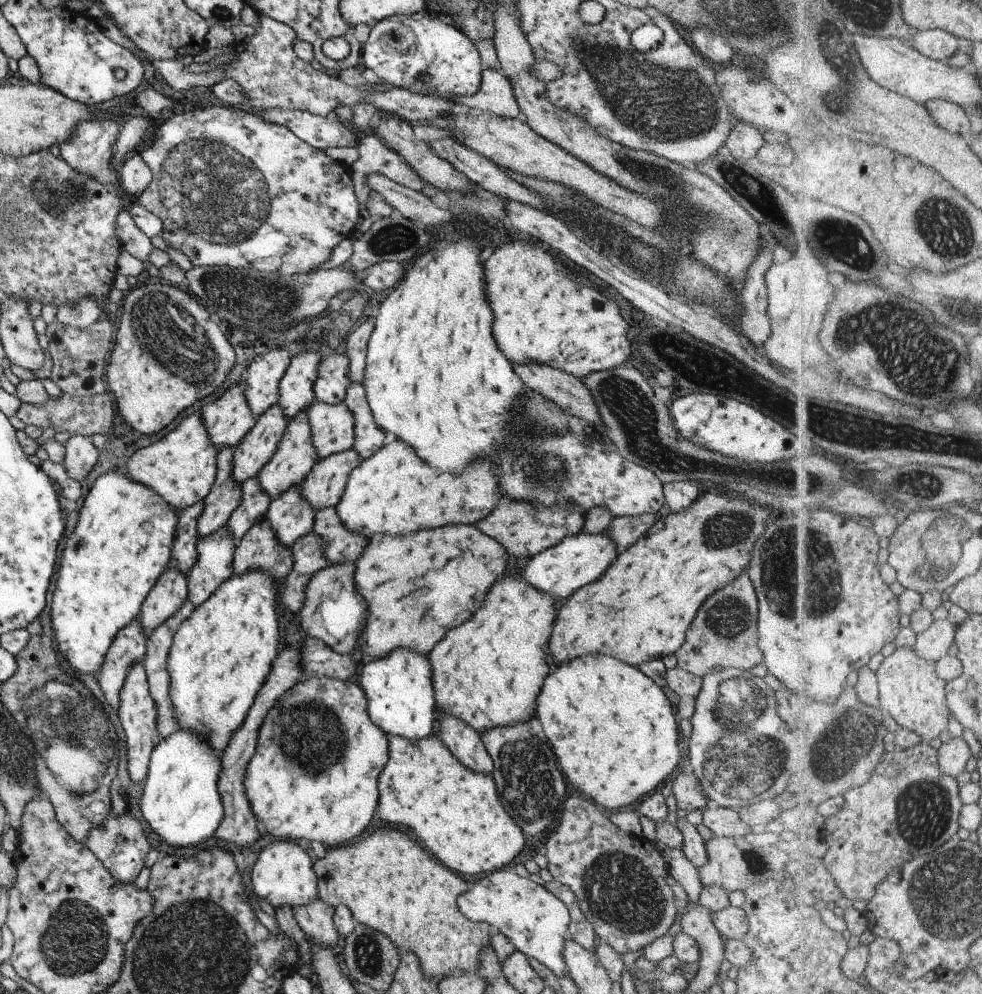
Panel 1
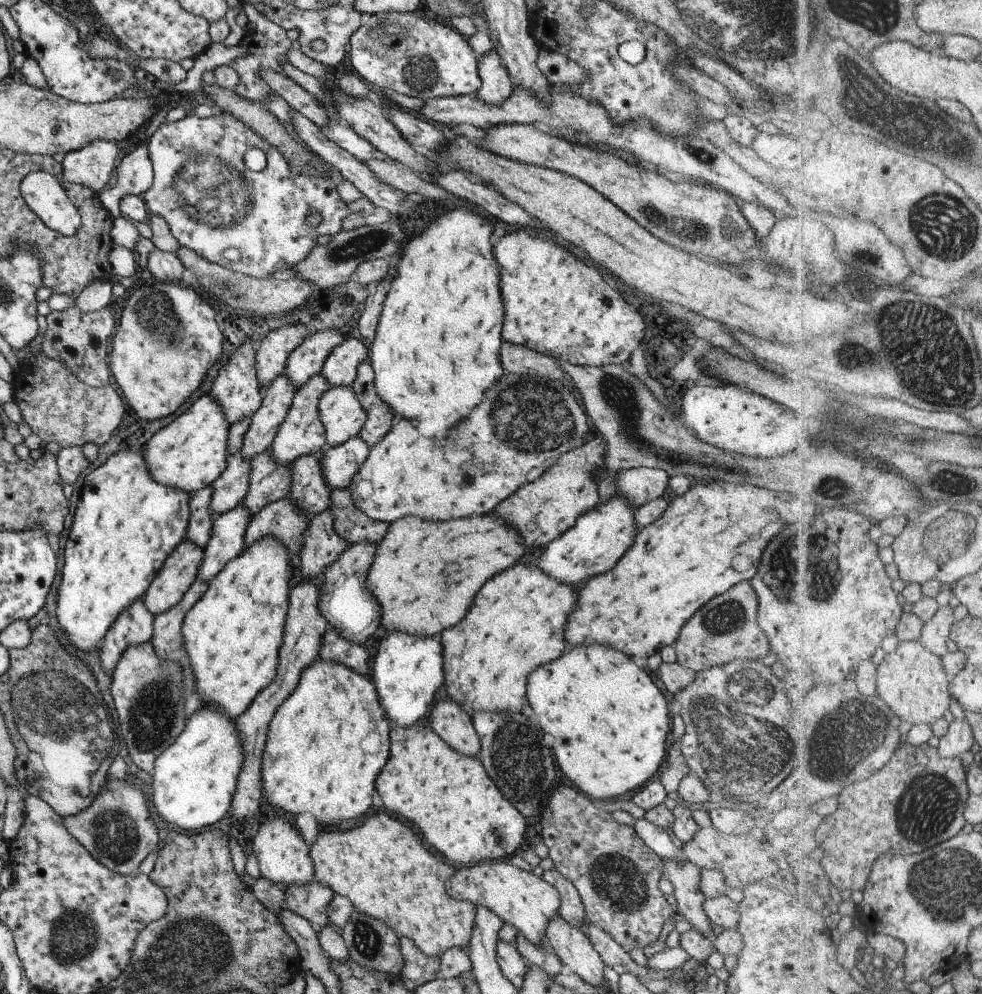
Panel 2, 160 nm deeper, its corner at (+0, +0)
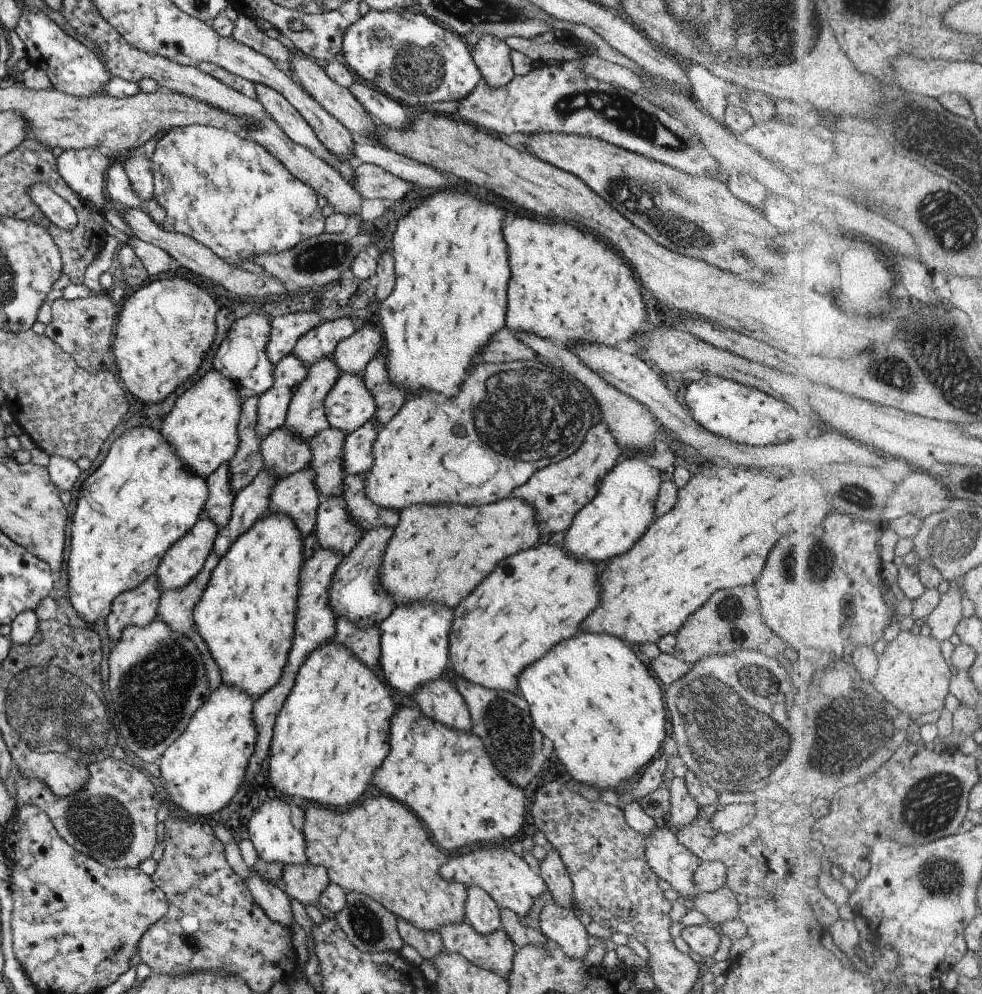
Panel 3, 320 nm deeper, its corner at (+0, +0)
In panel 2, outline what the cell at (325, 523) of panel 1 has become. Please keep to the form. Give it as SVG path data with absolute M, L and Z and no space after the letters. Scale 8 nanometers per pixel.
M348 488L330 490L330 506L335 532L350 545L360 542L378 543L389 528L389 523L371 520L354 505Z

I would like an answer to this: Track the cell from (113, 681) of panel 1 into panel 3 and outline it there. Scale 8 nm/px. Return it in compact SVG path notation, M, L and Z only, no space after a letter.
M149 575L139 586L119 593L112 601L109 614L105 618L106 633L115 642L128 626L145 626L156 616L158 598L158 578Z

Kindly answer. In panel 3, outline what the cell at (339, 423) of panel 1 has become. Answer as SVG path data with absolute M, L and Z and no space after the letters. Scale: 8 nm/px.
M343 372L325 395L323 404L329 427L345 434L373 418L376 410L374 398L361 376Z

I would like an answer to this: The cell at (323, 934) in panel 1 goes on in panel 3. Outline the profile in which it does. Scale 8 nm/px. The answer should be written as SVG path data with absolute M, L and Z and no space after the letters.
M309 861L300 865L282 866L280 878L284 884L283 892L302 906L317 902L329 881L326 868L321 865L313 866Z

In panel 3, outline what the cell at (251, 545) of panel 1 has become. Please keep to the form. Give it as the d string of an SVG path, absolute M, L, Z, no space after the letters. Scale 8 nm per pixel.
M307 465L277 479L270 492L268 512L286 514L304 538L311 534L316 523L318 496L314 470Z

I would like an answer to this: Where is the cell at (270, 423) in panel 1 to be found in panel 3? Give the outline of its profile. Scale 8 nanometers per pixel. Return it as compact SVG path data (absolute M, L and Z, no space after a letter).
M293 353L286 354L277 361L272 370L272 385L258 396L256 402L256 435L262 439L284 424L286 410L297 390L297 385L305 378L307 367Z

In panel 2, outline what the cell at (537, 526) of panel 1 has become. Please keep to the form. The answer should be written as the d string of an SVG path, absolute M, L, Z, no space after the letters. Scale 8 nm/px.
M591 433L587 441L559 455L542 473L521 485L505 497L496 507L497 516L516 528L522 536L526 550L543 546L561 536L578 516L589 512L598 502L594 473L603 468L606 444L599 434Z

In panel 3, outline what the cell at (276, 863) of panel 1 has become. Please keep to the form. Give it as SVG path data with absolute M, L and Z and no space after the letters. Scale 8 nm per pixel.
M268 799L267 802L260 804L247 821L247 834L255 852L265 862L280 862L284 867L300 865L307 861L303 833L294 827L290 803L287 804L283 799Z

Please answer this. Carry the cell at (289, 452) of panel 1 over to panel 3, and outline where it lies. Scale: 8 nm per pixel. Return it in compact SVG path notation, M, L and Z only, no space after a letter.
M325 355L308 366L305 378L297 385L297 390L290 398L283 426L287 427L294 435L301 437L305 442L309 442L310 438L320 430L329 427L324 413L323 401L340 374L340 368L331 355Z

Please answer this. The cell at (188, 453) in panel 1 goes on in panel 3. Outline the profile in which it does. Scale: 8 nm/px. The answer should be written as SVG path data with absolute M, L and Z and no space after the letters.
M212 368L175 399L159 432L174 448L181 462L193 474L206 479L220 464L228 462L237 450L236 428L242 401L233 382Z

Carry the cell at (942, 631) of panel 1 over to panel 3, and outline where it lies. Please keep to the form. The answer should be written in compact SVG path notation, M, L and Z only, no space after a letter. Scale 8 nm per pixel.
M957 581L951 582L949 590L942 594L939 606L927 620L931 634L935 638L949 640L953 634L956 634L957 625L964 619L963 606L961 606L963 595Z

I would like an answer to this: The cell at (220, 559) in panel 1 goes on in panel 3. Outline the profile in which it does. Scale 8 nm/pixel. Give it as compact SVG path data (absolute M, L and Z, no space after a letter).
M263 467L251 482L234 494L232 511L227 524L217 531L212 550L217 556L225 551L255 520L268 512L269 497L277 481L269 467Z

